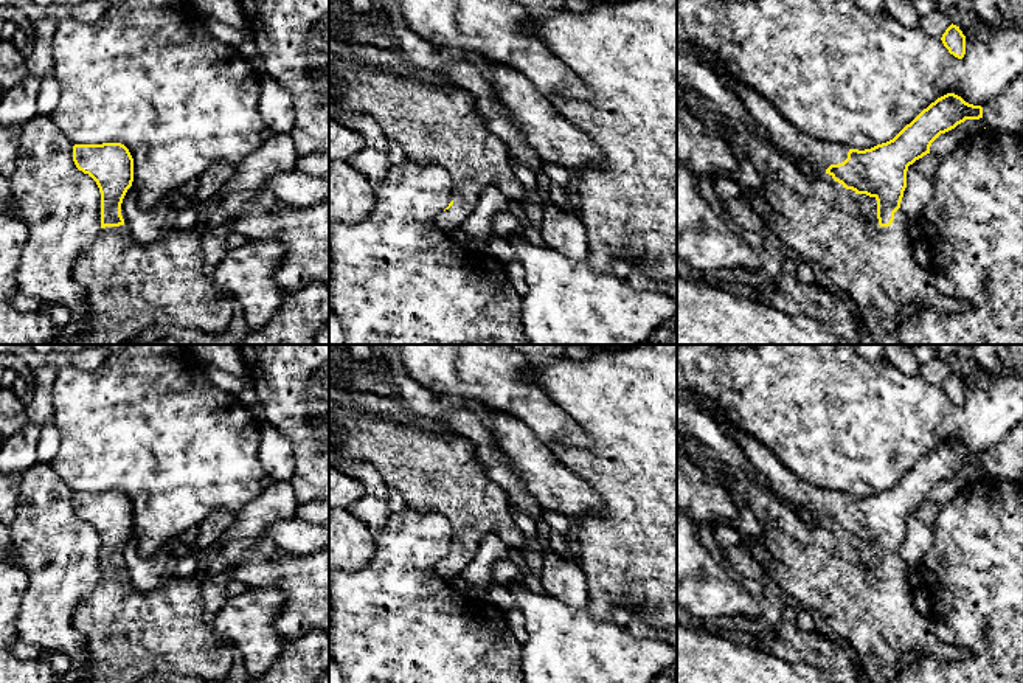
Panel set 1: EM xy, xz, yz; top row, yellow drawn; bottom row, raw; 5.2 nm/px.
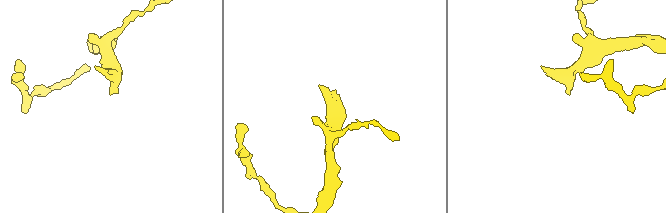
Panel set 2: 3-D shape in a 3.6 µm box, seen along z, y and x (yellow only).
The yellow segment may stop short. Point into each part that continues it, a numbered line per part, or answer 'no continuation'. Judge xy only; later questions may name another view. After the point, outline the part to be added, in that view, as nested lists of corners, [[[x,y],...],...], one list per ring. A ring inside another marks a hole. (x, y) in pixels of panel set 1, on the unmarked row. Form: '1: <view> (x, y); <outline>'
1: xy (129, 635); [[[126,573],[101,576],[96,588],[82,598],[73,610],[73,627],[85,636],[85,663],[82,671],[87,678],[82,683],[140,683],[149,674],[192,675],[217,683],[227,677],[233,664],[236,649],[224,641],[205,616],[202,581],[169,577],[154,591],[140,593]]]

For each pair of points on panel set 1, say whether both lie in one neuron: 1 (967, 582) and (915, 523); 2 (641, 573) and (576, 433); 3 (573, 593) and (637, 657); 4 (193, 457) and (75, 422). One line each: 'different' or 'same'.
1: different
2: different
3: different
4: same

